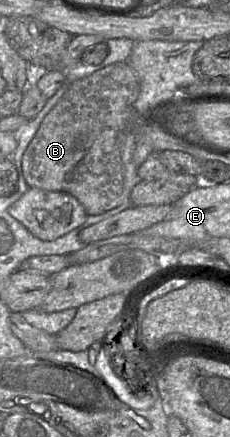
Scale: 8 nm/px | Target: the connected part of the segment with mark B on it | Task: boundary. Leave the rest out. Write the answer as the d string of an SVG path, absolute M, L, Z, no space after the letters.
M127 61L108 65L72 82L66 80L66 92L44 117L23 153L21 167L28 186L68 193L82 204L87 215L117 207L123 191L121 145L127 131L133 128L133 104L139 92L137 75Z

